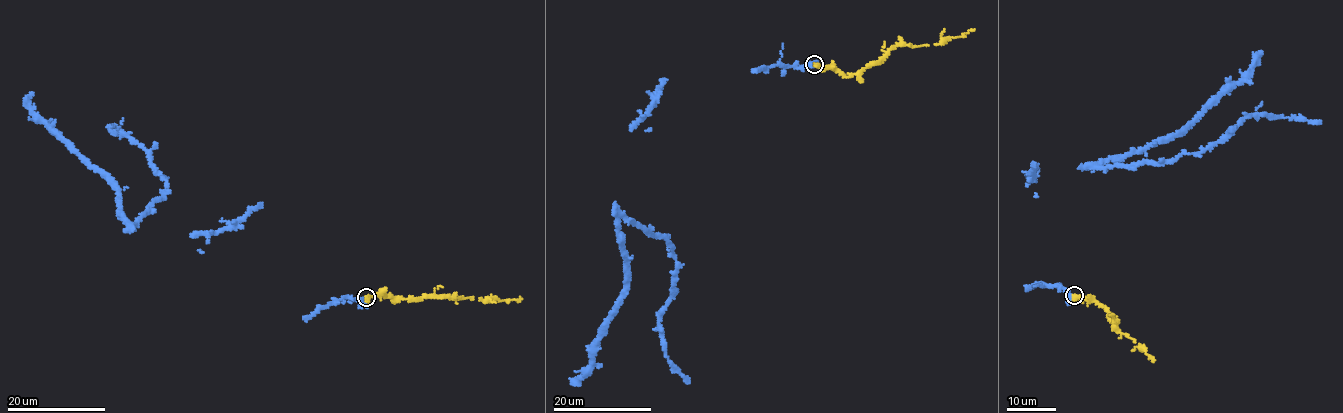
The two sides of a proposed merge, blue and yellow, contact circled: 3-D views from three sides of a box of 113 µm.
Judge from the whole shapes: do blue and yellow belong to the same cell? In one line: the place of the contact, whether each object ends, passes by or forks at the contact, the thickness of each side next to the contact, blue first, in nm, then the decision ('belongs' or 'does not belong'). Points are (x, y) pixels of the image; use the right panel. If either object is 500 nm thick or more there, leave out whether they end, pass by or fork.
(1074, 295) | blue passes by | yellow ends | 240/400 nm | belongs

